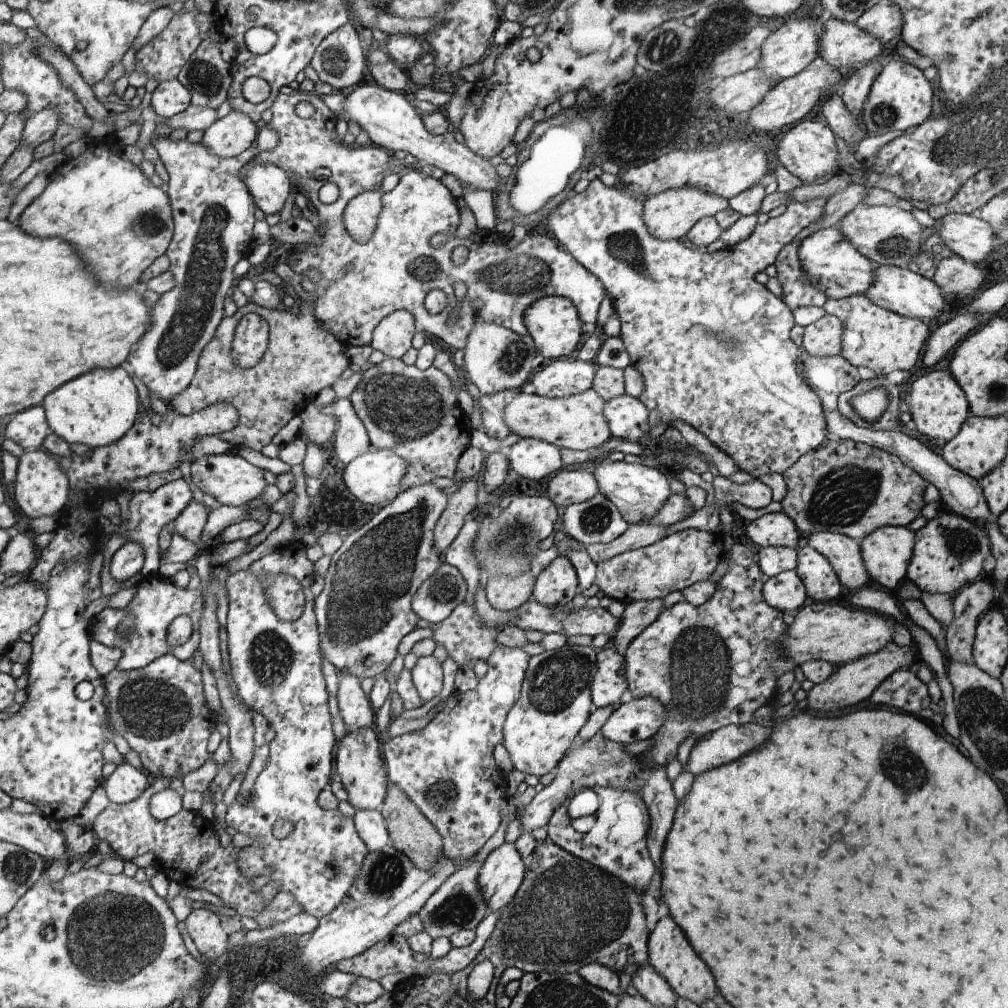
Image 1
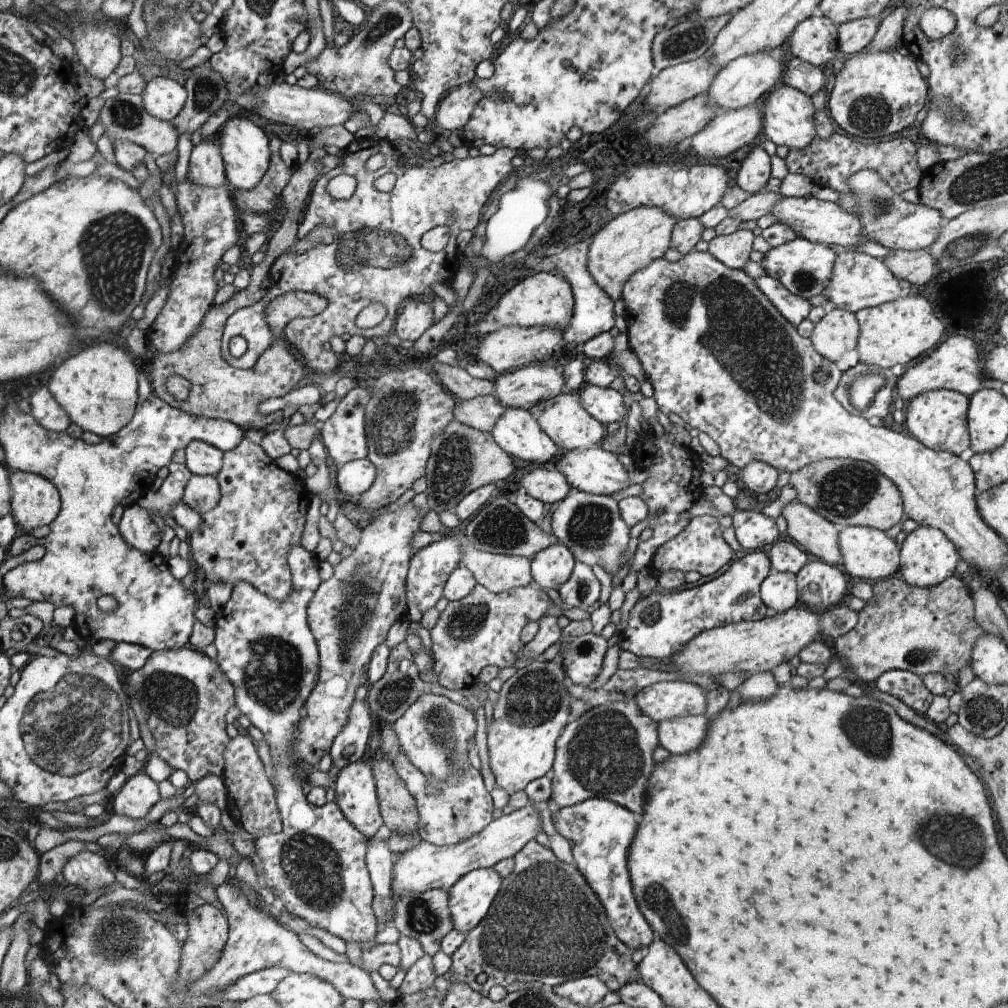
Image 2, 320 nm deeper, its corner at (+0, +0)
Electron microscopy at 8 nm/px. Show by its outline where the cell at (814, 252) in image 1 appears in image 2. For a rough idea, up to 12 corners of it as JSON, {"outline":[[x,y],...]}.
{"outline":[[798,236],[760,265],[791,294],[826,290],[838,255]]}

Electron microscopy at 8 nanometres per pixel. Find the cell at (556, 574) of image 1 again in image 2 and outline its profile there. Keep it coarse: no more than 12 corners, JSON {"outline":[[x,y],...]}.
{"outline":[[556,542],[531,559],[531,576],[558,590],[572,576],[572,552]]}

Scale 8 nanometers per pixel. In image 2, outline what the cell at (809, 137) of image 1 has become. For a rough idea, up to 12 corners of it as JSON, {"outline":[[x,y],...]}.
{"outline":[[782,82],[762,110],[776,147],[802,150],[817,135],[810,97]]}

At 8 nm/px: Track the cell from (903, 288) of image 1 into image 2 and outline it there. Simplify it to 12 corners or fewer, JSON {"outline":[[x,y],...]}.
{"outline":[[837,256],[823,294],[858,310],[894,302],[905,292],[882,259]]}

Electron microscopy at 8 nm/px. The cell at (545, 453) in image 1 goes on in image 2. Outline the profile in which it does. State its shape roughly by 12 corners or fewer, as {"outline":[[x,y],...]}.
{"outline":[[508,407],[491,434],[508,455],[539,466],[558,444],[528,409]]}

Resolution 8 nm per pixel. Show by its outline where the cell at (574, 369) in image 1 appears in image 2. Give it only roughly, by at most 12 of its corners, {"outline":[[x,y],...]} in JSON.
{"outline":[[535,363],[500,374],[493,396],[529,410],[558,397],[560,368]]}

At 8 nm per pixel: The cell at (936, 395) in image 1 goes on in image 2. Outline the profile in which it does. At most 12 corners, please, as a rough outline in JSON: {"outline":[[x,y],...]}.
{"outline":[[949,389],[904,410],[913,438],[936,451],[970,449],[970,400]]}

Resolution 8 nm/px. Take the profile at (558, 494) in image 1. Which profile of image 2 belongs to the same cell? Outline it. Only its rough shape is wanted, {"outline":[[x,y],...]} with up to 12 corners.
{"outline":[[536,468],[520,482],[542,503],[564,500],[570,482],[557,469]]}

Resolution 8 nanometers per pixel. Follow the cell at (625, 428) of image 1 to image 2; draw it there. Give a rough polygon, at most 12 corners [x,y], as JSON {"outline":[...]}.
{"outline":[[585,383],[579,393],[588,413],[619,425],[626,412],[617,390]]}

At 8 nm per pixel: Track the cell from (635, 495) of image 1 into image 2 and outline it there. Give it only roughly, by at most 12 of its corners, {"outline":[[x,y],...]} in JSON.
{"outline":[[602,447],[566,452],[556,469],[571,488],[611,496],[629,473]]}

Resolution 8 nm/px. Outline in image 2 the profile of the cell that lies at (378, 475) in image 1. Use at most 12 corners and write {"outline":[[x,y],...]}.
{"outline":[[370,459],[339,467],[337,489],[363,496],[378,477]]}

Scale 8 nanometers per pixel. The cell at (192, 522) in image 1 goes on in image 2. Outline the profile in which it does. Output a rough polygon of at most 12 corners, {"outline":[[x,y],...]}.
{"outline":[[192,475],[182,501],[206,515],[220,498],[217,478]]}

